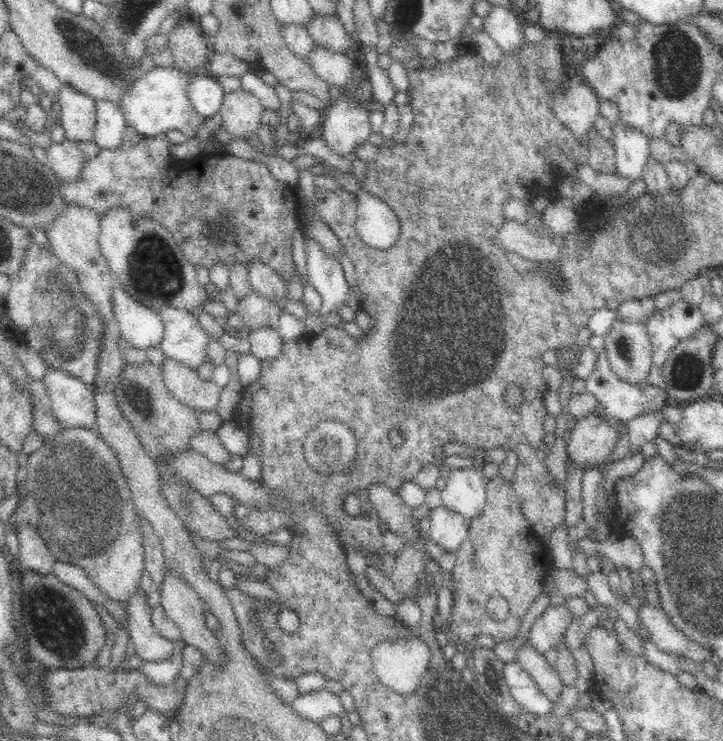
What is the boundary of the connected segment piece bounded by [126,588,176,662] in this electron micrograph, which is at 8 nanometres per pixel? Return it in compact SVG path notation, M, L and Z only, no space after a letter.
M136 590L128 602L130 642L144 662L166 662L174 656L175 641L160 636L151 623L151 608L144 601L146 591Z

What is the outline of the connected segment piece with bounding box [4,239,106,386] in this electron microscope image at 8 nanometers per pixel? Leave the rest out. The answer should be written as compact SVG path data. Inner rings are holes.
M34 239L28 242L28 250L18 272L10 277L10 290L5 299L5 312L13 320L11 337L26 347L32 348L42 361L52 368L61 368L68 375L93 385L96 382L103 360L104 317L92 300L82 294L77 274L66 267L48 248Z

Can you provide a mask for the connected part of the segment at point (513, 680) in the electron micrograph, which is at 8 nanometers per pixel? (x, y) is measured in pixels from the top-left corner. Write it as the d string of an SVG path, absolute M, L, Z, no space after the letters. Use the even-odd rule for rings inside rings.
M508 661L503 666L503 677L507 688L516 696L517 702L526 712L542 716L551 712L553 703L543 694L537 684L516 661Z

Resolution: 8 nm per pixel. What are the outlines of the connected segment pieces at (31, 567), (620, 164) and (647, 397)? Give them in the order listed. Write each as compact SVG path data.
M28 522L18 523L15 526L15 531L19 548L18 569L52 574L56 560L36 527Z
M613 122L611 143L615 150L616 174L636 180L649 154L649 138L640 129L624 123Z
M602 352L597 359L596 365L592 373L584 379L585 390L588 391L601 406L601 414L607 419L614 422L625 423L636 416L644 415L643 408L650 407L654 414L660 413L660 410L672 402L666 390L656 388L655 386L646 386L646 388L638 388L626 382L622 382L612 371L606 359L606 352Z

